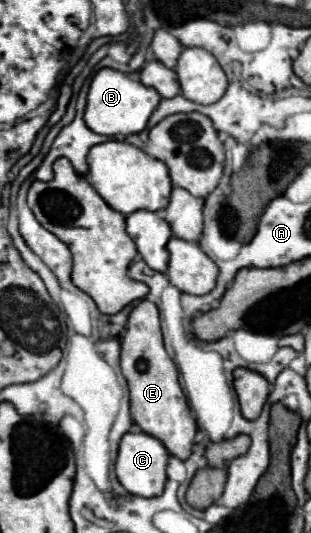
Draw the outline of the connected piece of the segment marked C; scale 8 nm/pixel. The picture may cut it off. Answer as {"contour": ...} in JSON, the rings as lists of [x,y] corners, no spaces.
{"contour":[[[128,432],[120,440],[118,458],[116,458],[116,476],[118,476],[120,484],[134,496],[142,496],[142,498],[160,496],[164,492],[164,484],[166,484],[168,458],[170,458],[168,450],[154,436],[144,434],[144,432],[138,432],[138,434]]]}

